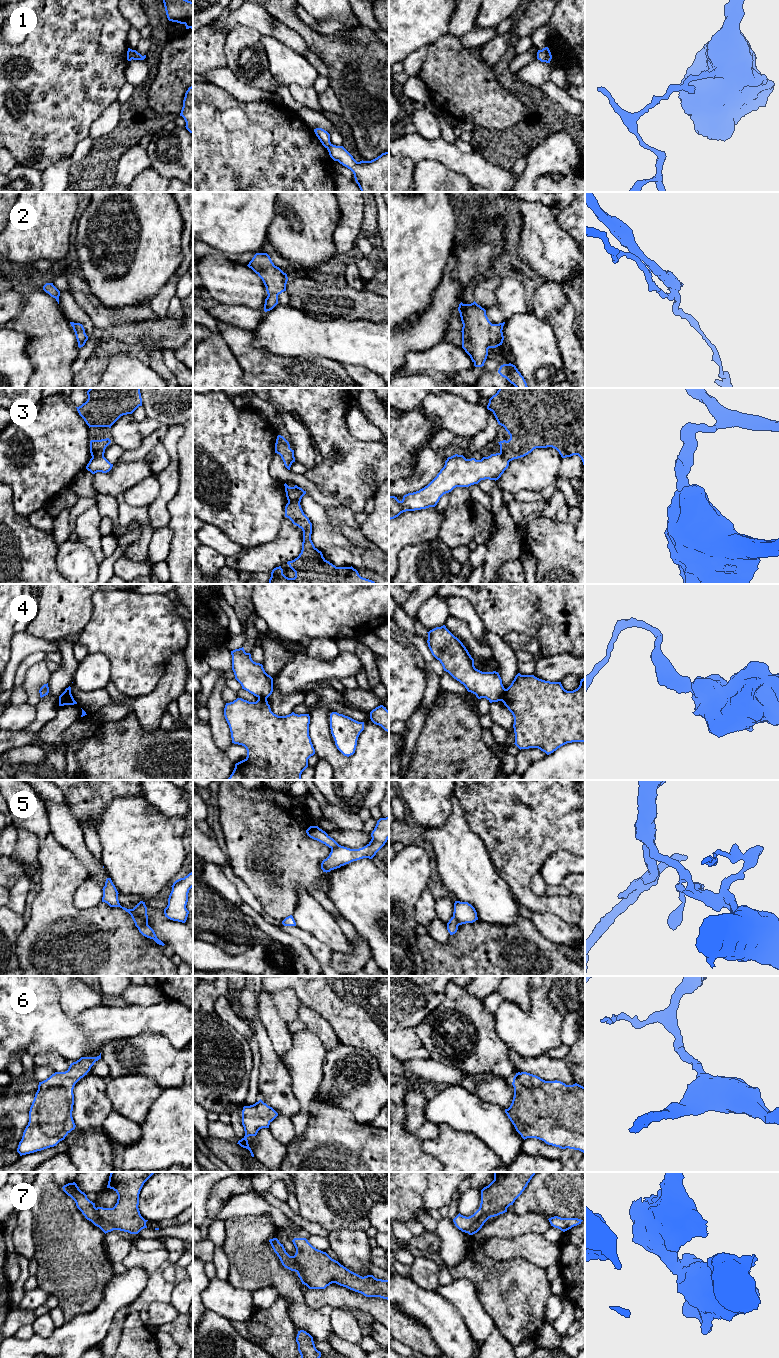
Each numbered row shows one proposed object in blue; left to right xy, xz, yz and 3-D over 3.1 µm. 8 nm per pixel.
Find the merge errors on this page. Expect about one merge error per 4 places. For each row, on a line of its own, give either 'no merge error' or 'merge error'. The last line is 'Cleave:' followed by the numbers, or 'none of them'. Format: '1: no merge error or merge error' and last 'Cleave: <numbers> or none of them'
1: merge error
2: merge error
3: merge error
4: merge error
5: merge error
6: no merge error
7: no merge error
Cleave: 1, 2, 3, 4, 5

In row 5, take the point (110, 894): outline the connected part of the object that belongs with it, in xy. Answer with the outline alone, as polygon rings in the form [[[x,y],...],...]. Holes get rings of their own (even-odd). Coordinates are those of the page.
[[[107,878],[105,882],[105,886],[103,887],[103,897],[102,902],[107,903],[110,907],[120,907],[126,912],[128,912],[134,923],[135,926],[138,928],[139,932],[150,939],[153,939],[157,944],[164,946],[165,944],[159,940],[154,932],[154,930],[146,923],[143,922],[141,918],[139,918],[137,915],[135,915],[132,911],[132,909],[127,909],[125,907],[122,907],[118,900],[118,891],[113,884],[111,878]]]

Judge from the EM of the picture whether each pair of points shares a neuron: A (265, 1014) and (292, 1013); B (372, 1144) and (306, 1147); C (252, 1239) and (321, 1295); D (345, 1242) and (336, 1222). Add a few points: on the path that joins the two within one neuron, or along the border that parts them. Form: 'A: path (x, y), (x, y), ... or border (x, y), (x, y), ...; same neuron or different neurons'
A: border (270, 993), (278, 1012), (288, 1024); different neurons
B: path (356, 1145), (322, 1145); same neuron
C: border (304, 1293), (304, 1301), (310, 1307), (325, 1306); different neurons
D: border (362, 1230), (334, 1229), (329, 1232); different neurons

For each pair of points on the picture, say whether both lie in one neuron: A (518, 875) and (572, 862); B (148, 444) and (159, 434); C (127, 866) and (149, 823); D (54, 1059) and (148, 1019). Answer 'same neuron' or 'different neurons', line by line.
A: different neurons
B: same neuron
C: same neuron
D: different neurons

